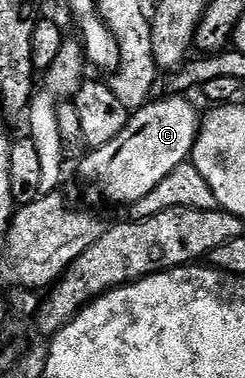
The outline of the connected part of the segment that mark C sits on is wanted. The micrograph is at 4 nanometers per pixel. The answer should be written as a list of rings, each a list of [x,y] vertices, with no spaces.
[[[167,95],[136,110],[119,136],[107,145],[92,148],[79,162],[79,171],[89,181],[99,180],[99,189],[113,203],[132,205],[159,185],[168,173],[186,162],[197,143],[200,112],[183,95]]]

